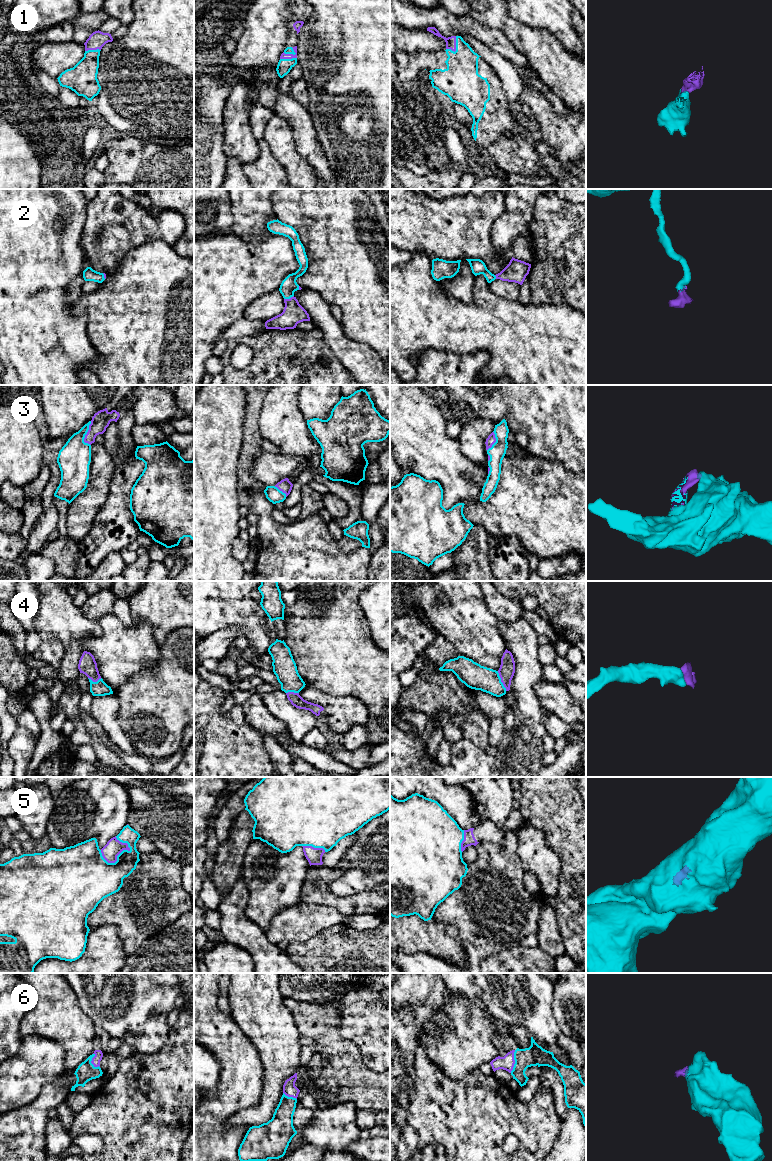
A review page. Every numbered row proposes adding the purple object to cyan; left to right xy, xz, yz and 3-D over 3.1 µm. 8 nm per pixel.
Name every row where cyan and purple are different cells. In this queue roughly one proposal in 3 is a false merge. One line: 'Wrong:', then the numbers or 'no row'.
Wrong: no row

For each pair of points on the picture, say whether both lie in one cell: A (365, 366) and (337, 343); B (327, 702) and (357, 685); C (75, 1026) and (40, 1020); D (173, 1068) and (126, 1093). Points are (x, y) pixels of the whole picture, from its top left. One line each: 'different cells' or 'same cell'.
A: same cell
B: different cells
C: same cell
D: same cell

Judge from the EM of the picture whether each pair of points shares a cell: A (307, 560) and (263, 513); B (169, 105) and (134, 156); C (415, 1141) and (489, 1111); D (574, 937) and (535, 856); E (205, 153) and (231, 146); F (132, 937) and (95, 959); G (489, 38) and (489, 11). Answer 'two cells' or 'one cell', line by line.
A: one cell
B: two cells
C: one cell
D: two cells
E: two cells
F: two cells
G: two cells

